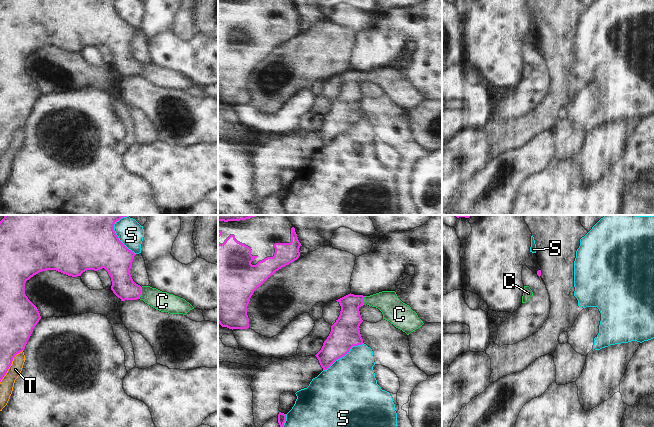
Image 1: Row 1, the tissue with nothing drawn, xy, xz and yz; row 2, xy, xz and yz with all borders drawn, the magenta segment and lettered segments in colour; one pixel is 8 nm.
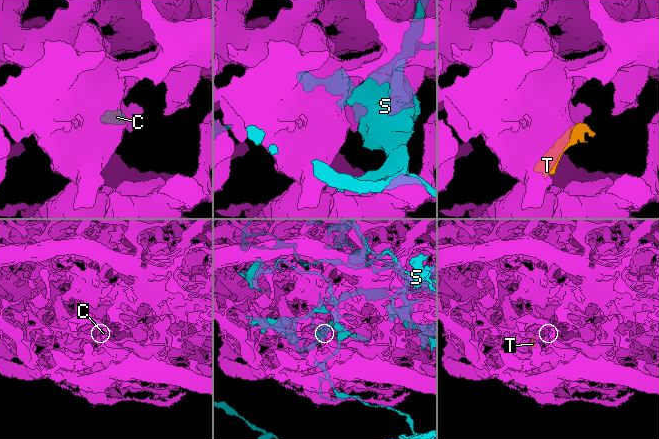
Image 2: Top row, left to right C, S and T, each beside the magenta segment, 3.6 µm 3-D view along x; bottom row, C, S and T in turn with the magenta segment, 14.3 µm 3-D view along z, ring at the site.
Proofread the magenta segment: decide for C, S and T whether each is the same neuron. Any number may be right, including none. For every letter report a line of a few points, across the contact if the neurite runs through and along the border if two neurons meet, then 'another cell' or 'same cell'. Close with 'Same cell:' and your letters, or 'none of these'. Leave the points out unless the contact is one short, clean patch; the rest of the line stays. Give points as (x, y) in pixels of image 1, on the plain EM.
C: line xy (123, 62), (128, 66), (140, 69), (146, 69), (162, 77); same cell
S: another cell
T: another cell
Same cell: C

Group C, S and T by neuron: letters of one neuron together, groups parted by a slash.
C / S / T

